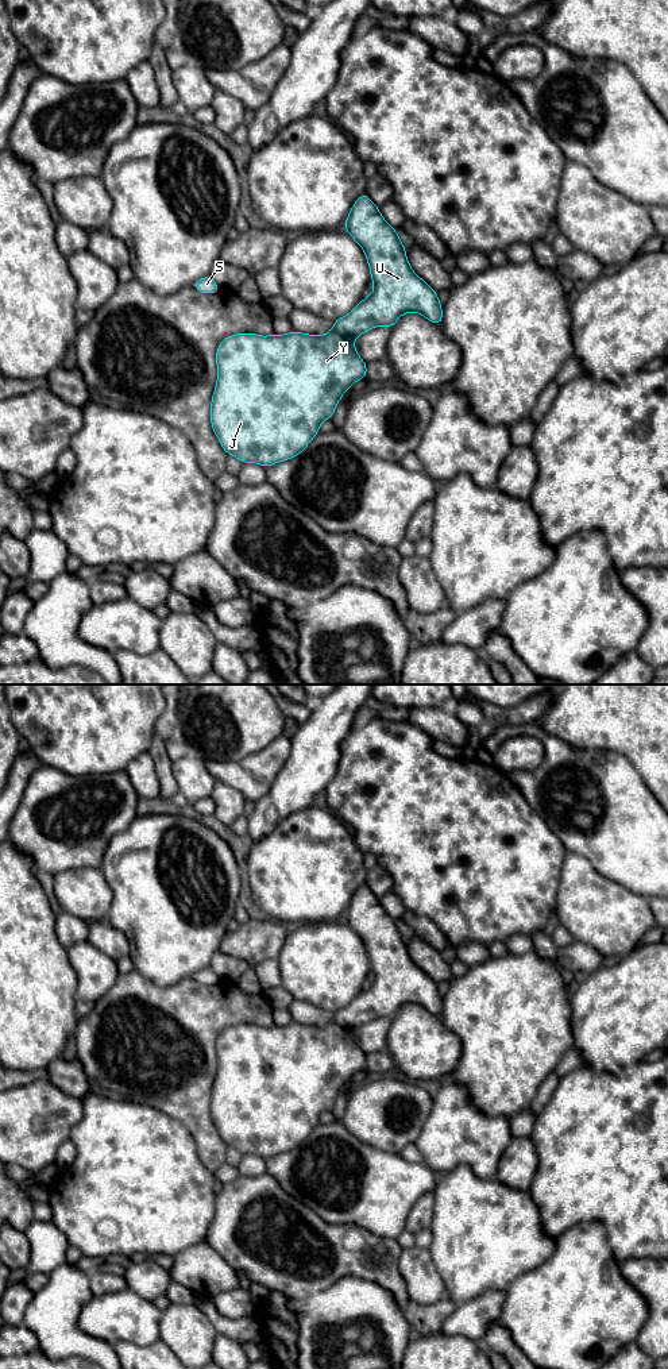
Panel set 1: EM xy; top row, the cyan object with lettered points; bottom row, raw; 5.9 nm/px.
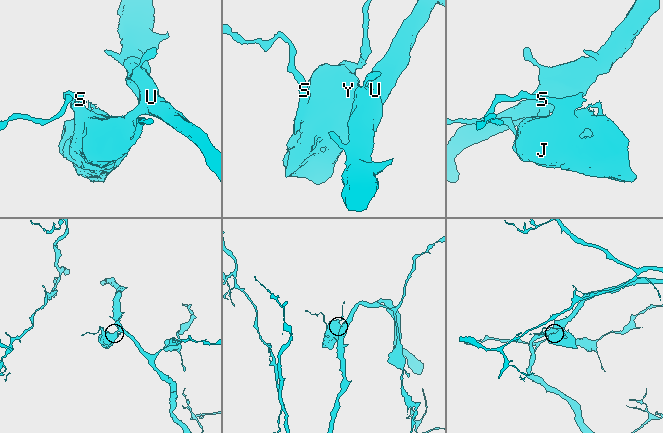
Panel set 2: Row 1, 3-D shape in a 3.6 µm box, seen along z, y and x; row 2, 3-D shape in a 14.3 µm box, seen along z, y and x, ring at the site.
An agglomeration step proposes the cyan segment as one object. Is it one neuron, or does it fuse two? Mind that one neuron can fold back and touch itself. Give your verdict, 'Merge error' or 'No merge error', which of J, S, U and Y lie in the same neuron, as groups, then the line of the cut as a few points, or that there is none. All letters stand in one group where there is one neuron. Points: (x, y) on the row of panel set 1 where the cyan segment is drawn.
Merge error. Groups: J S Y / U. Split along xy (332, 328), (352, 340)

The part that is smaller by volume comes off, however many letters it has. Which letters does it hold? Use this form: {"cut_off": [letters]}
{"cut_off": ["J", "S", "Y"]}

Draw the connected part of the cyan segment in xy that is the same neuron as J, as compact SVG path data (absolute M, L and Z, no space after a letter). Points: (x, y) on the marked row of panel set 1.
M333 329L325 335L301 333L262 336L242 332L224 338L216 350L217 381L211 401L211 425L227 455L244 463L270 467L298 456L320 432L320 424L335 414L347 389L367 378L367 363L359 356L354 340Z

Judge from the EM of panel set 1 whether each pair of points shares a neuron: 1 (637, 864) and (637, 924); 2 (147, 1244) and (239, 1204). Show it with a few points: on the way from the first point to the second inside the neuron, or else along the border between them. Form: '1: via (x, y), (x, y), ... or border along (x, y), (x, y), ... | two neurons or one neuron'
1: border along (610, 879), (647, 899) | two neurons
2: border along (219, 1186), (215, 1215), (204, 1240) | two neurons

